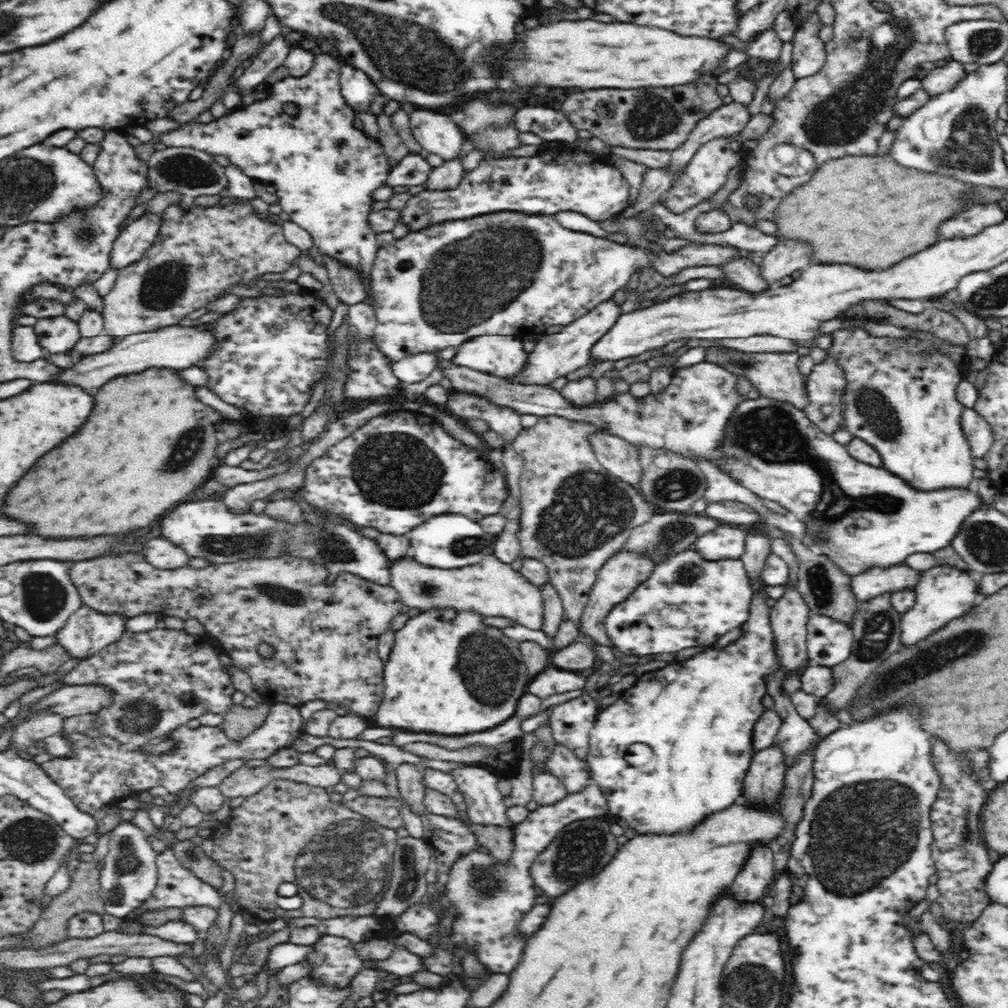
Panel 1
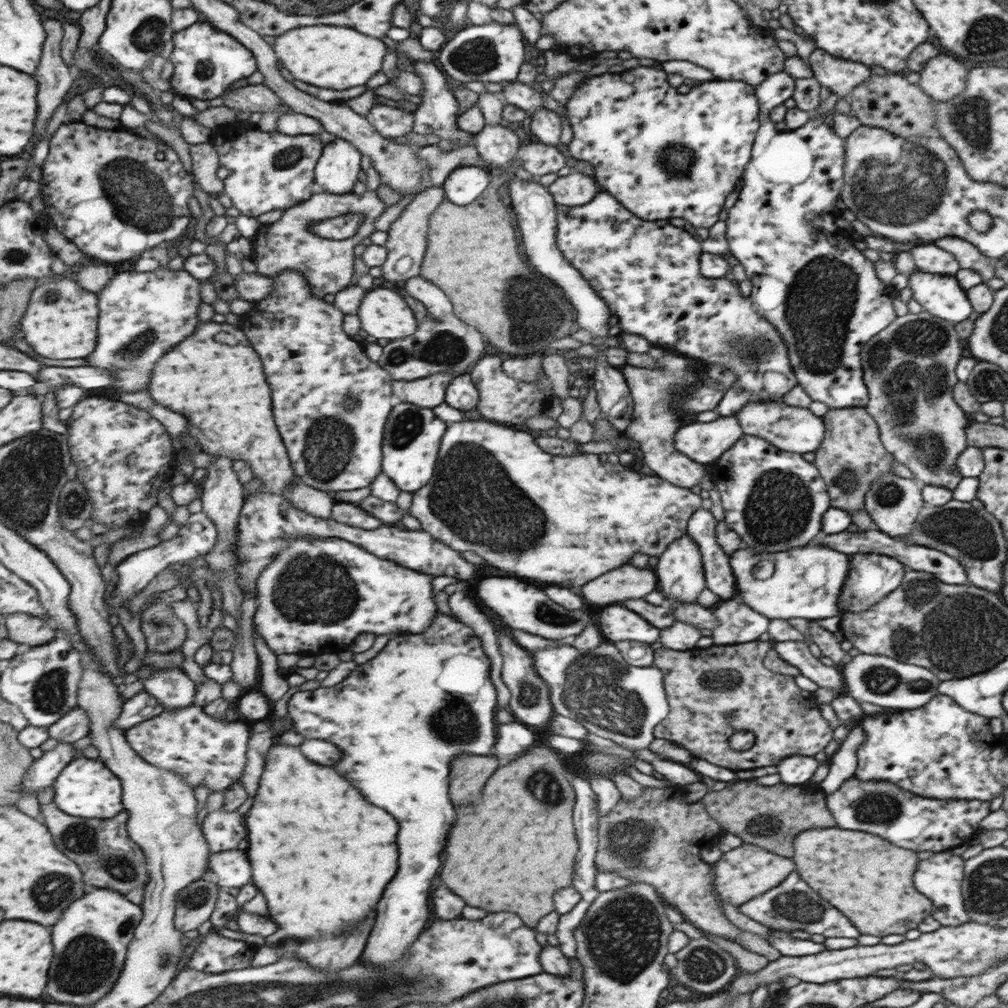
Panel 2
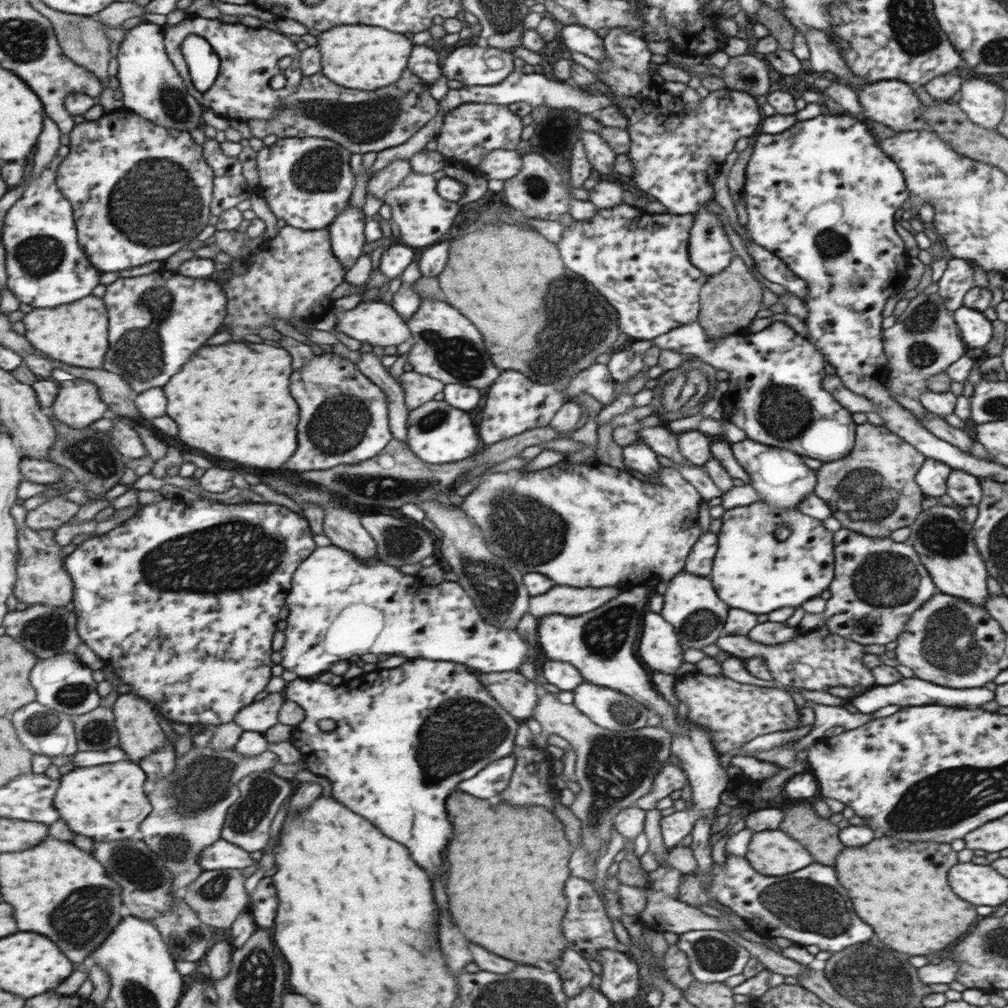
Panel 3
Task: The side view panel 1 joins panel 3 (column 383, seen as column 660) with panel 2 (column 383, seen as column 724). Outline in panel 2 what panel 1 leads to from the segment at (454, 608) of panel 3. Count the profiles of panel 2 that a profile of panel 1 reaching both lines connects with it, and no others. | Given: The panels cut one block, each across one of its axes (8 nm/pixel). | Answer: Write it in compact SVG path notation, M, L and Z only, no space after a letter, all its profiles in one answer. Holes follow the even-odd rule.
M322 538L322 540L306 539L306 540L296 540L292 542L290 548L282 549L279 552L279 557L276 557L275 562L272 562L270 566L266 569L266 572L260 576L259 583L259 596L255 597L252 591L245 591L245 599L241 608L241 617L238 620L238 634L237 642L235 648L233 649L234 660L230 664L234 672L234 679L236 679L242 686L243 690L248 690L252 688L258 678L260 678L260 660L261 656L256 650L256 640L255 637L255 626L257 626L257 632L259 632L268 642L268 645L276 654L300 654L300 652L332 652L335 650L336 644L338 646L348 646L351 645L353 640L362 634L362 632L370 632L376 636L379 634L420 634L426 629L430 628L432 621L435 620L435 614L440 613L434 603L434 596L432 595L432 581L434 577L425 573L420 573L416 570L410 570L408 567L400 566L394 561L380 560L376 558L371 551L364 550L364 548L357 546L355 543L348 542L344 538Z

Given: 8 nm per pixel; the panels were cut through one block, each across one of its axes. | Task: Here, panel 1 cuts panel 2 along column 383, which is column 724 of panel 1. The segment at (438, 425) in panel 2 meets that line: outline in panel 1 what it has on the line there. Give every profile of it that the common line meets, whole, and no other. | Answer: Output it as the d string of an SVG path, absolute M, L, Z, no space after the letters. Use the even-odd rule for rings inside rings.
M760 396L754 401L745 400L740 402L736 406L734 414L730 416L728 424L726 424L726 438L724 438L724 444L720 449L724 453L724 458L714 462L714 466L720 469L720 472L726 473L740 485L750 488L752 492L756 492L763 499L767 498L778 502L778 504L788 509L790 514L796 515L798 520L806 524L809 540L815 540L819 554L826 555L828 559L838 565L838 569L842 569L845 574L852 574L851 577L862 574L864 570L868 570L872 566L892 566L892 562L904 563L906 557L915 552L934 553L936 550L949 546L964 528L964 522L968 520L969 516L976 514L976 511L982 509L983 506L980 494L975 487L966 489L964 487L942 487L941 489L932 490L916 489L916 486L912 486L910 482L906 482L898 475L892 474L892 471L888 471L882 466L872 466L854 458L852 454L848 453L846 445L836 442L832 435L820 430L820 426L808 418L803 410L796 408L792 403L779 402L776 398Z

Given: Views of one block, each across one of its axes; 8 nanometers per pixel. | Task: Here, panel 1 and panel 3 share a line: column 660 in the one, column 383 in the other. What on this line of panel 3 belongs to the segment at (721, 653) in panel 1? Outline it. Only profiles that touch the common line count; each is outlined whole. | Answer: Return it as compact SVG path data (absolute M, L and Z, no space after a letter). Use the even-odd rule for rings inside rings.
M424 658L408 660L398 668L368 672L362 678L356 676L348 682L348 686L340 686L340 688L326 684L326 682L310 682L310 678L306 680L304 677L298 677L288 683L285 693L288 699L298 702L300 706L304 706L308 710L308 718L295 727L292 738L293 743L303 752L308 769L316 775L326 777L333 783L334 796L340 798L340 802L344 802L346 806L352 806L352 810L356 810L356 814L364 814L364 818L368 818L370 822L376 822L376 826L380 826L380 830L384 830L384 834L388 834L388 838L396 838L396 842L404 842L404 846L408 846L408 850L412 850L412 858L416 858L416 862L420 862L420 866L424 866L424 870L428 870L428 876L432 880L444 878L444 866L448 866L448 850L452 850L452 842L456 842L456 821L449 818L447 802L452 794L458 791L461 782L475 777L476 773L482 772L483 768L490 765L491 762L512 754L512 750L515 750L514 738L516 738L516 730L518 730L518 720L510 716L488 690L482 688L482 682L466 668L465 664L436 660L432 662L432 660ZM324 718L336 720L338 728L332 732L322 730L320 720L324 720Z

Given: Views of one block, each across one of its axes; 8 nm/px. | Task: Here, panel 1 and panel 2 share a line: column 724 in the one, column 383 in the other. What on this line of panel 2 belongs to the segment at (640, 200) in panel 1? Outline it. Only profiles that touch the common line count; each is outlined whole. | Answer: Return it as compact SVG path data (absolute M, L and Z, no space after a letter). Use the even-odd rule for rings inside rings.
M391 103L384 106L374 105L365 117L374 126L376 132L384 137L406 136L413 131L413 113L397 108Z

